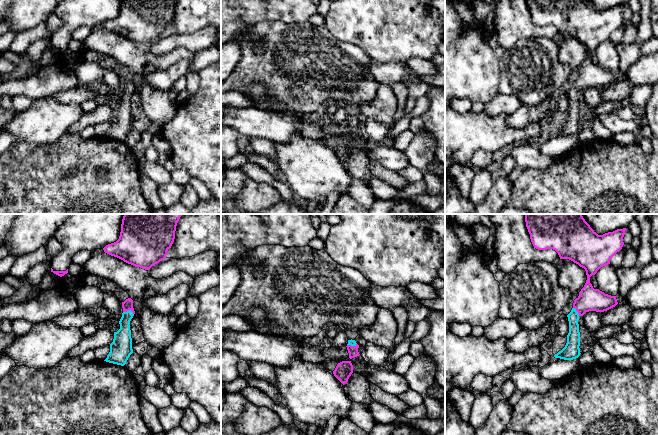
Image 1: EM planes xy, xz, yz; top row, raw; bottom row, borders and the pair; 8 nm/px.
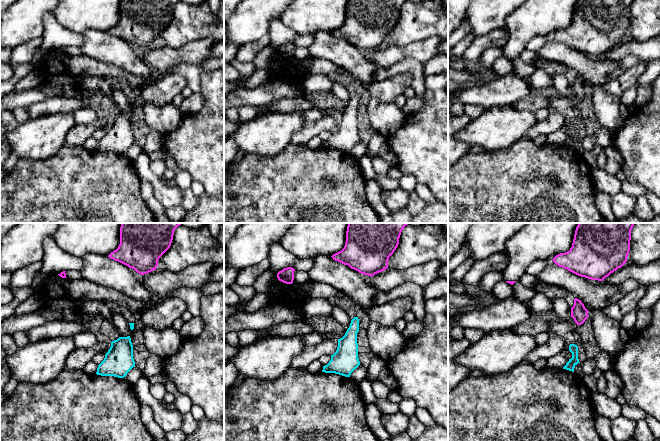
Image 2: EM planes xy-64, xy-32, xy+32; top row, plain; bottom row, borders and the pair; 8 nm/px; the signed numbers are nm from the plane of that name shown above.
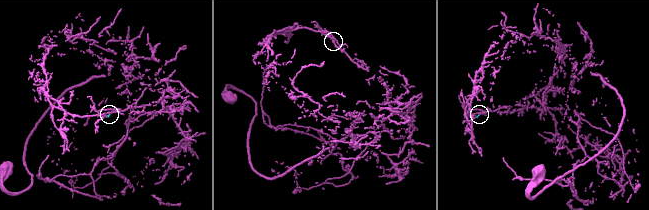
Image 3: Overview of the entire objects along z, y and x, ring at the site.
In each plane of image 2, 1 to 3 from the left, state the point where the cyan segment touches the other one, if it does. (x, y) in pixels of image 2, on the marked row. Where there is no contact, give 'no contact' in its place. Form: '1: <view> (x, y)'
1: no contact
2: no contact
3: no contact

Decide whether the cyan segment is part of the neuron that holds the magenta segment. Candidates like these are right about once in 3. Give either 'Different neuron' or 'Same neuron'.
Same neuron

